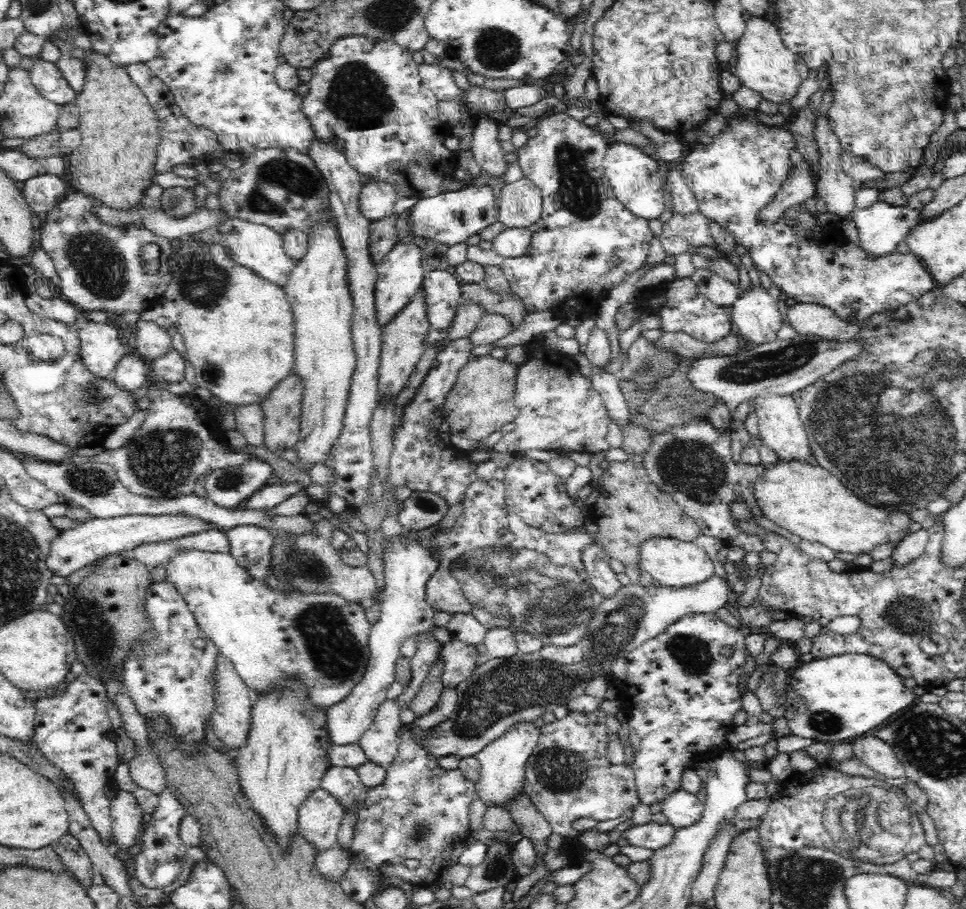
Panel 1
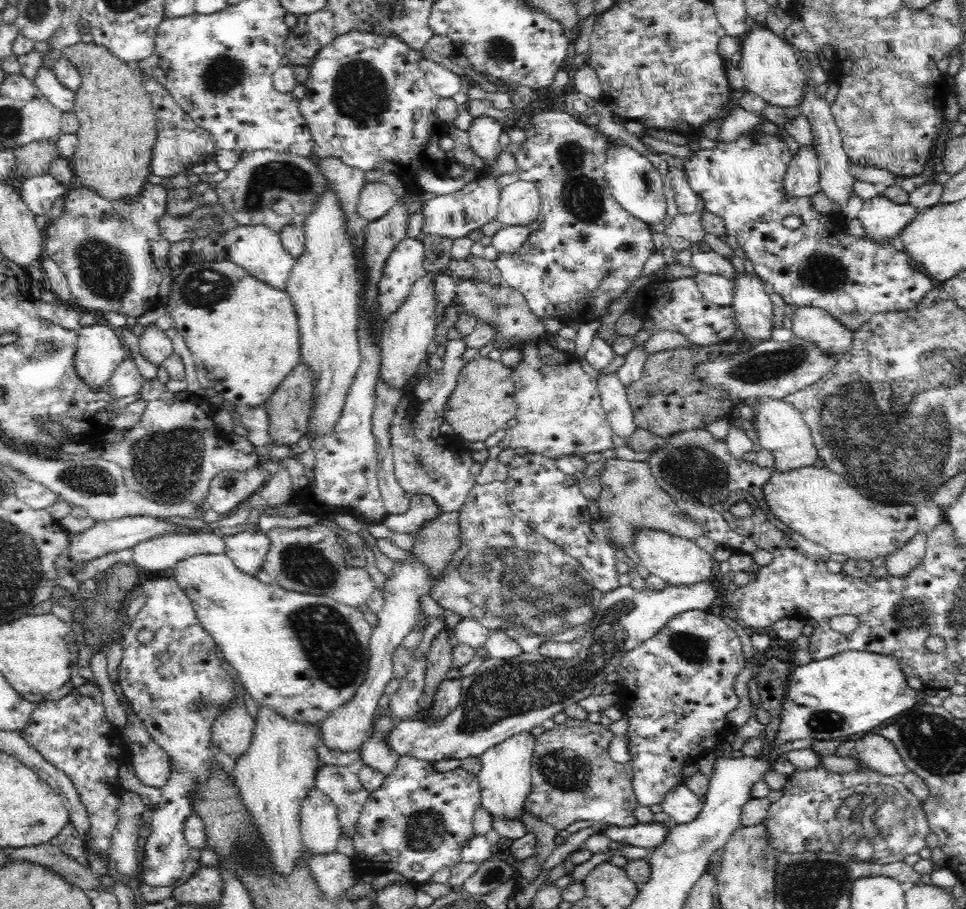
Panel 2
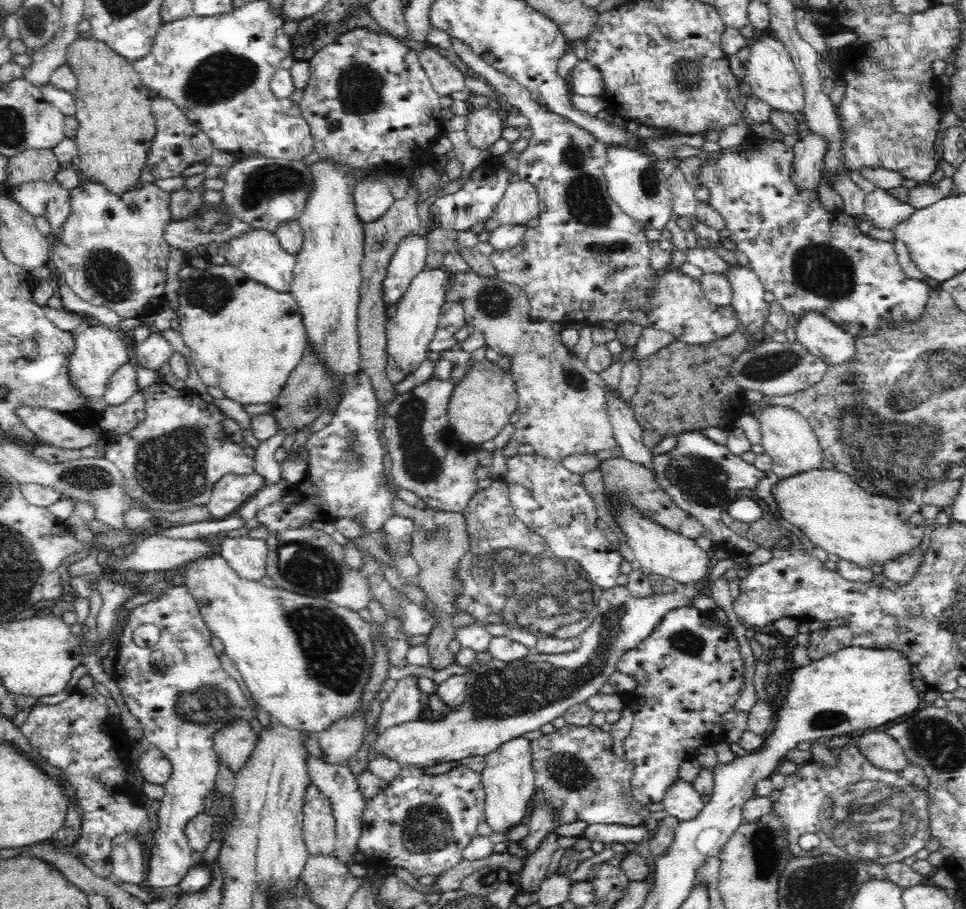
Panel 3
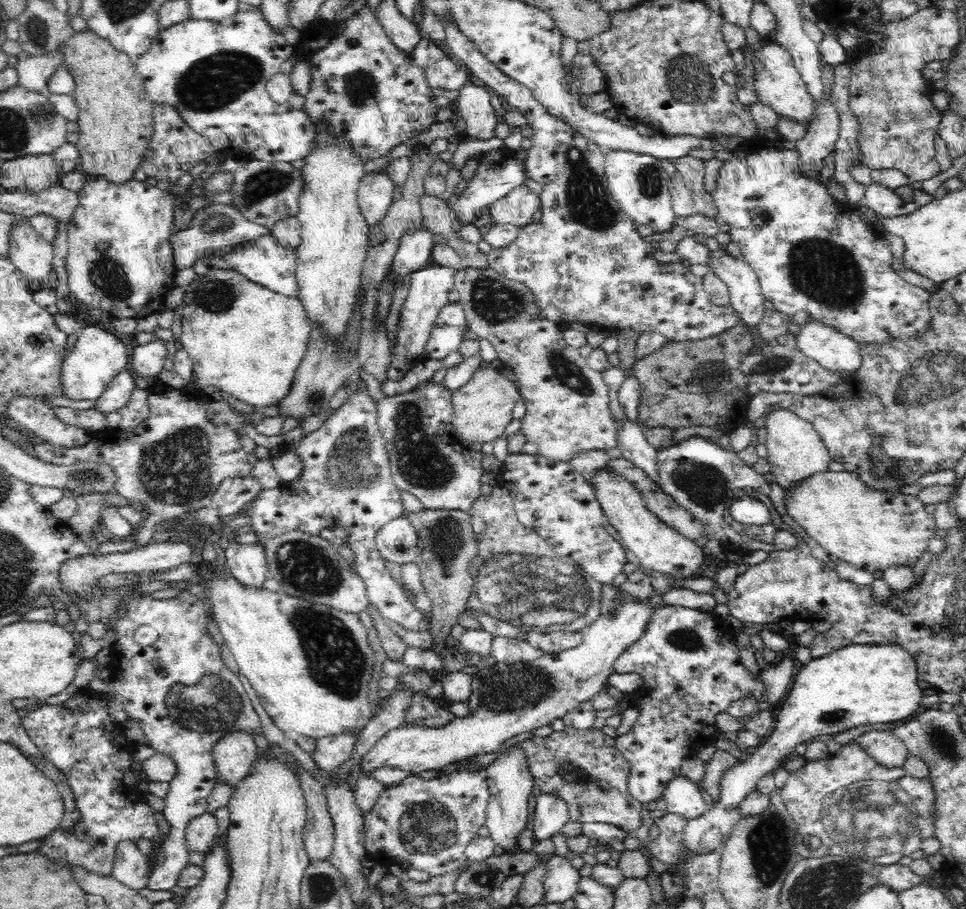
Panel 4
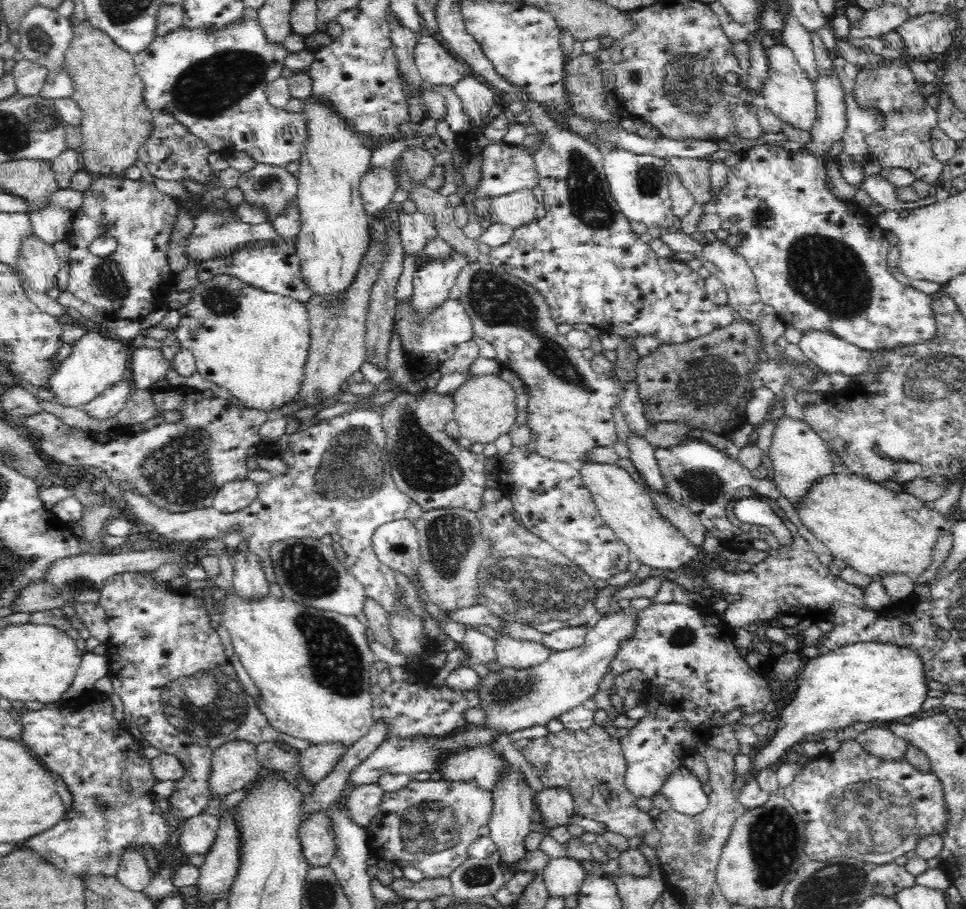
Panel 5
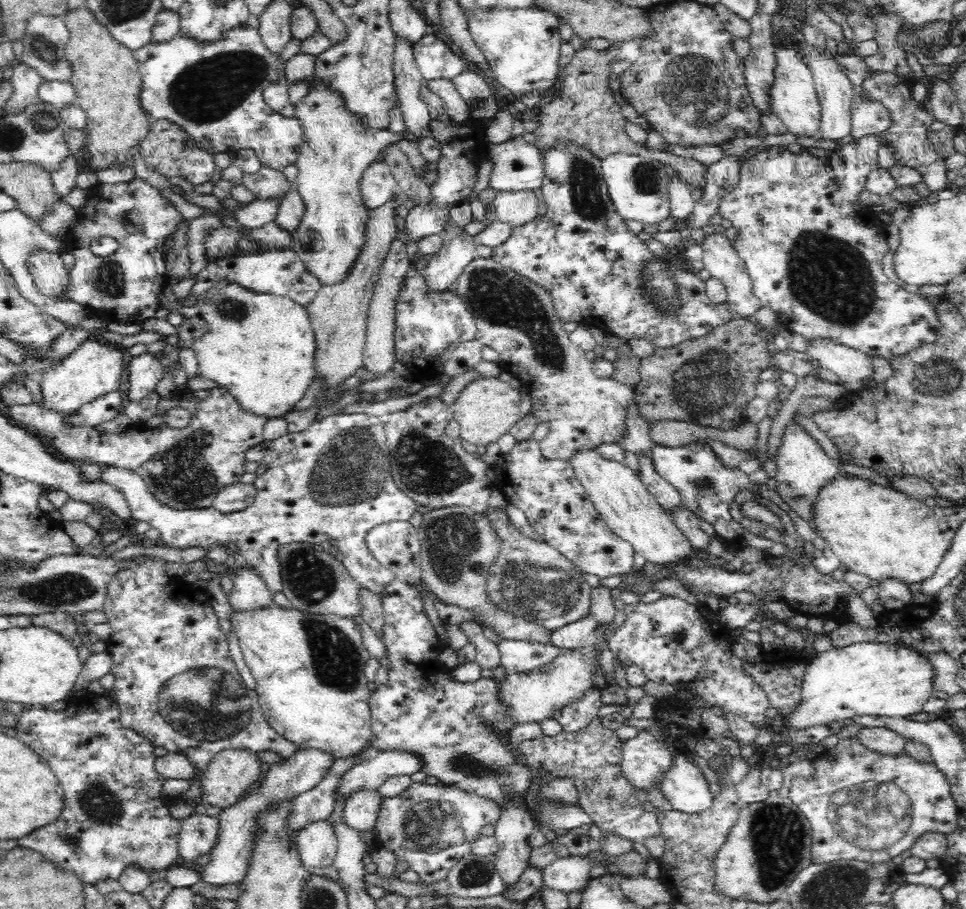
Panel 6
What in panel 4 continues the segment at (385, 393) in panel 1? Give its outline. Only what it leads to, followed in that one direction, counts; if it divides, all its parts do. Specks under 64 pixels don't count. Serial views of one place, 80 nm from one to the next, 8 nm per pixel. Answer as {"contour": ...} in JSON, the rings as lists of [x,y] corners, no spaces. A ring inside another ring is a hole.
{"contour":[[[430,263],[419,272],[414,272],[410,278],[409,293],[401,306],[400,318],[397,323],[397,343],[394,355],[391,355],[387,378],[400,380],[427,353],[424,350],[429,334],[432,332],[435,318],[440,309],[448,304],[448,292],[454,287],[454,276],[457,270]]]}

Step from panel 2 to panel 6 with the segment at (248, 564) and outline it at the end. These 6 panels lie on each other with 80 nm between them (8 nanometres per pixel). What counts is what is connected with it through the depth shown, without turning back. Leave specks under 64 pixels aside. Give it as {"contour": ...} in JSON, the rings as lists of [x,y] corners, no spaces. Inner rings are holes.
{"contour":[[[242,568],[232,574],[233,589],[228,595],[230,606],[238,613],[255,612],[273,604],[272,591],[253,568]]]}

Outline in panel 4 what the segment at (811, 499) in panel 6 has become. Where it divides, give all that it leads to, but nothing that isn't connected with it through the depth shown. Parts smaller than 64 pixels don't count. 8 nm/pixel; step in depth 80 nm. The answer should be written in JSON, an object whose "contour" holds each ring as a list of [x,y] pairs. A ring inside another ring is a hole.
{"contour":[[[771,408],[760,422],[767,428],[767,460],[771,476],[784,491],[794,489],[801,481],[813,474],[828,471],[830,455],[818,431],[807,420],[784,408]]]}

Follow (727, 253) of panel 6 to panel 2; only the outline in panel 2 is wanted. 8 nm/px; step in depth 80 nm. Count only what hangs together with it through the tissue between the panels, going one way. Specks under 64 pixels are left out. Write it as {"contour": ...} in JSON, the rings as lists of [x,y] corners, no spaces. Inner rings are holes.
{"contour":[[[738,274],[733,279],[734,296],[731,307],[739,330],[752,342],[771,338],[773,302],[764,293],[763,282],[751,274]]]}

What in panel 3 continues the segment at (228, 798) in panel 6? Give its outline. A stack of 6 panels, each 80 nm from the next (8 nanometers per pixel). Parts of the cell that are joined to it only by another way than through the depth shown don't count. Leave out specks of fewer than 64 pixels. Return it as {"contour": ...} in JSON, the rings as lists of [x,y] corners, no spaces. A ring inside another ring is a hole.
{"contour":[[[236,719],[216,730],[213,750],[219,762],[236,773],[240,768],[244,768],[246,760],[256,747],[256,740],[256,733],[250,723],[244,719]]]}

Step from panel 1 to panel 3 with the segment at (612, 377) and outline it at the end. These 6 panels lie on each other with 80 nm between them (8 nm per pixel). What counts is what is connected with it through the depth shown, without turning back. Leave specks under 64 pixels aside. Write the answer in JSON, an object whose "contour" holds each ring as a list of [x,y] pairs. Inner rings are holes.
{"contour":[[[608,385],[606,386],[608,416],[614,429],[615,441],[622,450],[621,457],[630,462],[642,464],[655,474],[654,454],[650,451],[650,447],[644,445],[642,440],[644,430],[635,418],[632,407],[628,408],[621,398],[617,398],[618,395],[619,389],[613,394],[609,391]]]}

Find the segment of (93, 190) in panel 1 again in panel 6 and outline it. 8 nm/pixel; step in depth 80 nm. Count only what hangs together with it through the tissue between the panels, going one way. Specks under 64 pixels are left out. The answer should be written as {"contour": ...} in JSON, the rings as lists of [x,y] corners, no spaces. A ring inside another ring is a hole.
{"contour":[[[84,6],[67,11],[64,16],[70,32],[65,52],[73,69],[75,104],[86,113],[84,145],[89,150],[91,167],[97,172],[128,160],[130,148],[146,138],[152,122],[139,103],[142,77],[133,52],[118,43]]]}

